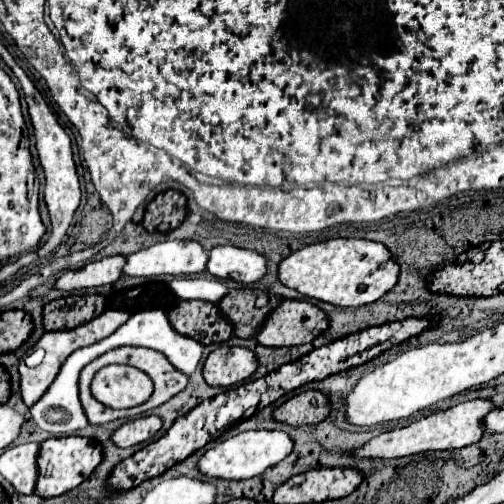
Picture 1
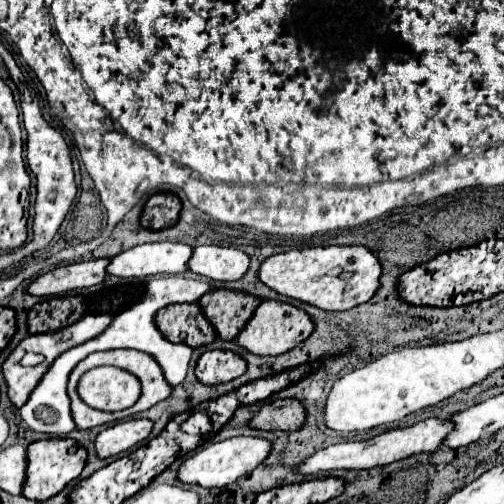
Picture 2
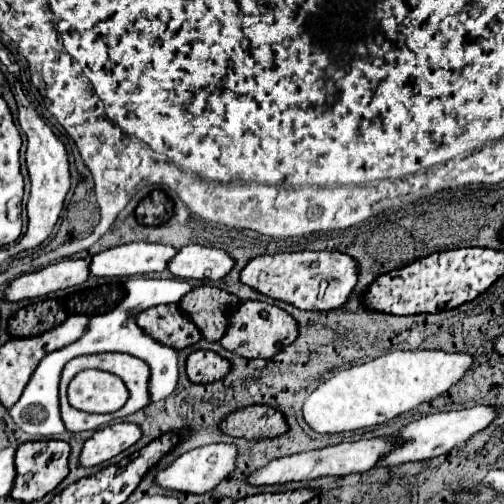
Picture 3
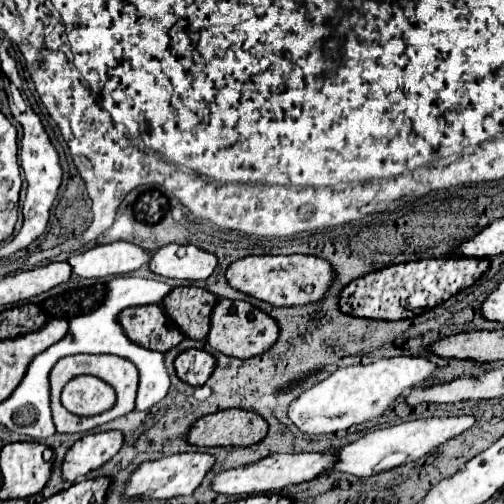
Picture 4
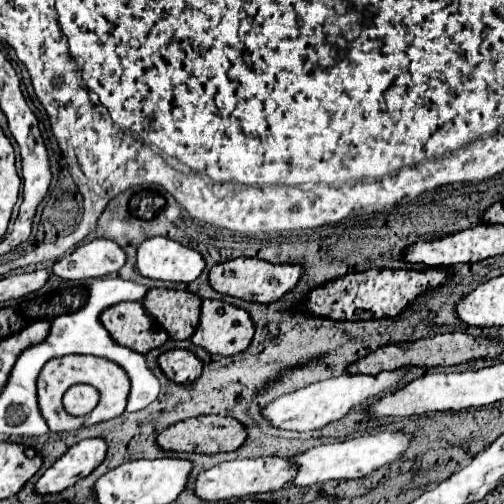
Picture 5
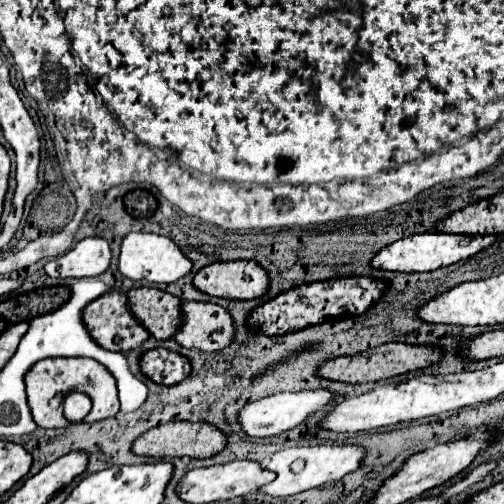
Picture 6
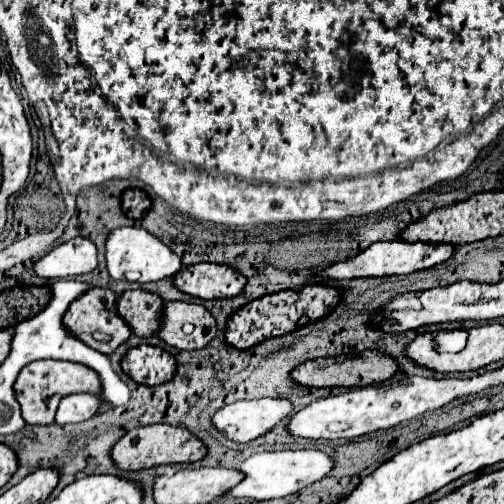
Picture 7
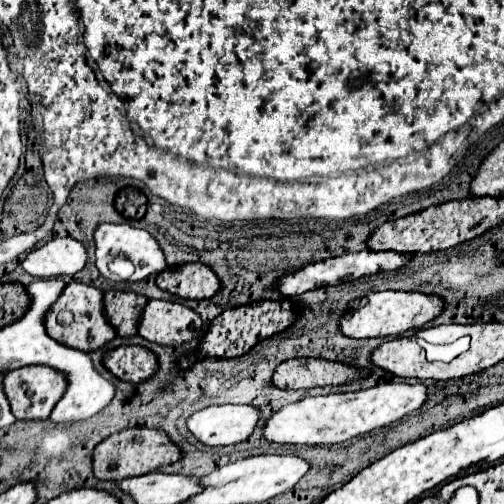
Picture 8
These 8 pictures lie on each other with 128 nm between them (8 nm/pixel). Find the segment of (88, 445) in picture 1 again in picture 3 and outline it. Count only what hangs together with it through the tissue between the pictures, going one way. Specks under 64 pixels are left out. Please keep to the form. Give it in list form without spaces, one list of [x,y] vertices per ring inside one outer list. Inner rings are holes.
[[[36,440],[36,442],[24,442],[16,448],[14,464],[16,464],[16,478],[10,492],[10,498],[22,500],[22,502],[34,502],[52,492],[68,474],[68,454],[70,446],[62,440]],[[52,454],[60,454],[58,460],[50,460]]]

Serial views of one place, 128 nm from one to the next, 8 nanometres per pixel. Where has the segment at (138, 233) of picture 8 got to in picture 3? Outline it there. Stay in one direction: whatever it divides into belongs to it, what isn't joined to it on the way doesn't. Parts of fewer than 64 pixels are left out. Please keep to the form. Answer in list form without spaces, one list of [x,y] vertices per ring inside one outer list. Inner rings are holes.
[[[200,244],[182,246],[168,262],[168,270],[176,278],[218,280],[224,278],[234,266],[234,260],[218,248],[206,248]]]

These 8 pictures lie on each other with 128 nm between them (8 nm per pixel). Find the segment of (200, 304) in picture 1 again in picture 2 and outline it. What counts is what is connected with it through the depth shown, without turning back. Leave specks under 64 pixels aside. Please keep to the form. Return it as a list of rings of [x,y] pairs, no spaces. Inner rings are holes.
[[[196,302],[164,306],[156,312],[154,320],[158,330],[170,342],[180,342],[190,348],[198,348],[216,340],[216,330],[206,320]]]

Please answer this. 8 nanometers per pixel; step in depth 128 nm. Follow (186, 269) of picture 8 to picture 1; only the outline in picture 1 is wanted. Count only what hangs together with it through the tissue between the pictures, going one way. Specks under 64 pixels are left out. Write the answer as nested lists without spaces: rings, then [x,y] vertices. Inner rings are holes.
[[[336,238],[292,252],[278,264],[278,280],[288,288],[298,290],[302,296],[344,308],[376,302],[392,288],[392,284],[396,284],[398,270],[398,264],[382,244],[356,238]]]

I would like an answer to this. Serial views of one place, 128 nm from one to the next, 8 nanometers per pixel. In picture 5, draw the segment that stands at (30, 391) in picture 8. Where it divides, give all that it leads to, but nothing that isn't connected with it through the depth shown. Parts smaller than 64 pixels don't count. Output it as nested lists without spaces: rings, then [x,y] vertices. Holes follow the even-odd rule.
[[[98,356],[52,358],[40,370],[36,386],[38,386],[38,408],[40,408],[40,414],[44,416],[50,432],[78,430],[78,428],[92,426],[92,424],[98,424],[98,422],[104,422],[104,420],[112,420],[112,418],[120,416],[124,412],[126,400],[128,400],[128,376],[126,376],[126,372],[118,364],[112,364],[110,360],[104,360],[104,358],[98,358]],[[74,384],[90,384],[100,392],[98,406],[90,414],[86,414],[82,418],[70,416],[62,406],[64,392]]]

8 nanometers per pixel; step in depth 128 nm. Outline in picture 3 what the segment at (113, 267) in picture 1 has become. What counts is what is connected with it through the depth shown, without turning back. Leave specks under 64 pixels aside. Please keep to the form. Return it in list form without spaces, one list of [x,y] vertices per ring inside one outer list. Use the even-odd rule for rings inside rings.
[[[60,260],[48,264],[42,270],[10,280],[4,290],[4,300],[22,302],[30,298],[40,298],[50,292],[82,284],[86,282],[86,278],[88,278],[88,260]]]

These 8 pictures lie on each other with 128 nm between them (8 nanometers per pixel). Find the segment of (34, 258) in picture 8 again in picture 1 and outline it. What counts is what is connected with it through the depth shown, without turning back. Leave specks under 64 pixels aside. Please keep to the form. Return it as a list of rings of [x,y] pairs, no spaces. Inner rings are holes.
[[[168,240],[126,256],[126,276],[198,274],[204,272],[208,252],[192,240]]]

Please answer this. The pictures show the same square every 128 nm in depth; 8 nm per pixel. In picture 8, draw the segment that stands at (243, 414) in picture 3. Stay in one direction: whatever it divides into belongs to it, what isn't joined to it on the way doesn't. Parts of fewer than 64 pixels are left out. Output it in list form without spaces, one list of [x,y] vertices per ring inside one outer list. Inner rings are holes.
[[[128,428],[108,436],[94,448],[92,470],[98,480],[122,480],[130,476],[148,474],[152,470],[158,470],[160,466],[168,466],[180,460],[180,456],[182,456],[180,448],[174,446],[164,432],[148,428]]]

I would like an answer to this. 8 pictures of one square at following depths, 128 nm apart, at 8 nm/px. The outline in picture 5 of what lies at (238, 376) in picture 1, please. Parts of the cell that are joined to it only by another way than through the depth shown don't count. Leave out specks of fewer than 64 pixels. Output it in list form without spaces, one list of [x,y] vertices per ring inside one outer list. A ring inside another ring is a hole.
[[[168,350],[158,356],[158,366],[164,376],[176,384],[190,384],[202,372],[202,360],[190,350]]]

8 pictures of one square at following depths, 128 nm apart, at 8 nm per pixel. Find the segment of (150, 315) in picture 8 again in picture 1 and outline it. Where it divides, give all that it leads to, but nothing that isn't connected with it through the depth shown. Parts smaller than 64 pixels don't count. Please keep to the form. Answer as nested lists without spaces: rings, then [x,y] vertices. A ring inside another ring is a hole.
[[[284,300],[266,316],[254,340],[268,348],[290,348],[312,342],[328,328],[326,314],[308,302]]]

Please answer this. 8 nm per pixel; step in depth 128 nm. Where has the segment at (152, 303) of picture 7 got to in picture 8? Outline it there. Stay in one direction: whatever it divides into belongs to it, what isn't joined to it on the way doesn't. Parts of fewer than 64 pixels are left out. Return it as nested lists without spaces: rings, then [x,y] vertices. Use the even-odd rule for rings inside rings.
[[[104,292],[104,314],[118,336],[136,336],[138,320],[142,316],[142,308],[146,302],[148,298],[134,292]]]

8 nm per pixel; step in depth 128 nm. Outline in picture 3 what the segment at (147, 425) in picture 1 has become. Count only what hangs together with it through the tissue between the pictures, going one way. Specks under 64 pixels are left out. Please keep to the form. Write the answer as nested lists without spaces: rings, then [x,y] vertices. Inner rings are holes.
[[[120,422],[114,426],[108,426],[104,430],[96,430],[94,436],[90,436],[80,452],[78,462],[88,468],[88,466],[100,466],[102,462],[114,458],[116,454],[124,452],[136,440],[140,438],[140,428],[130,422]]]

